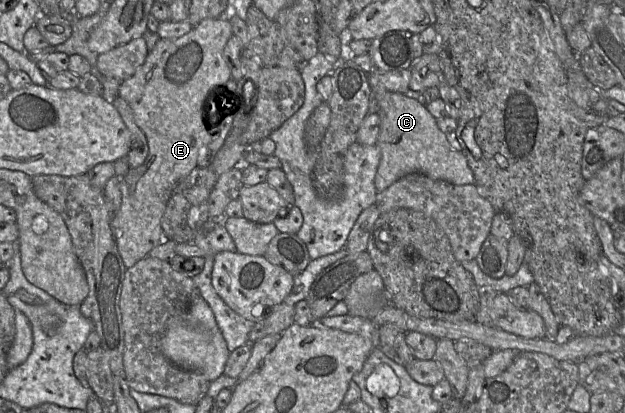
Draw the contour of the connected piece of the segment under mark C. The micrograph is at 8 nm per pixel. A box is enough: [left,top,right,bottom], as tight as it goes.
[374,91,474,192]

